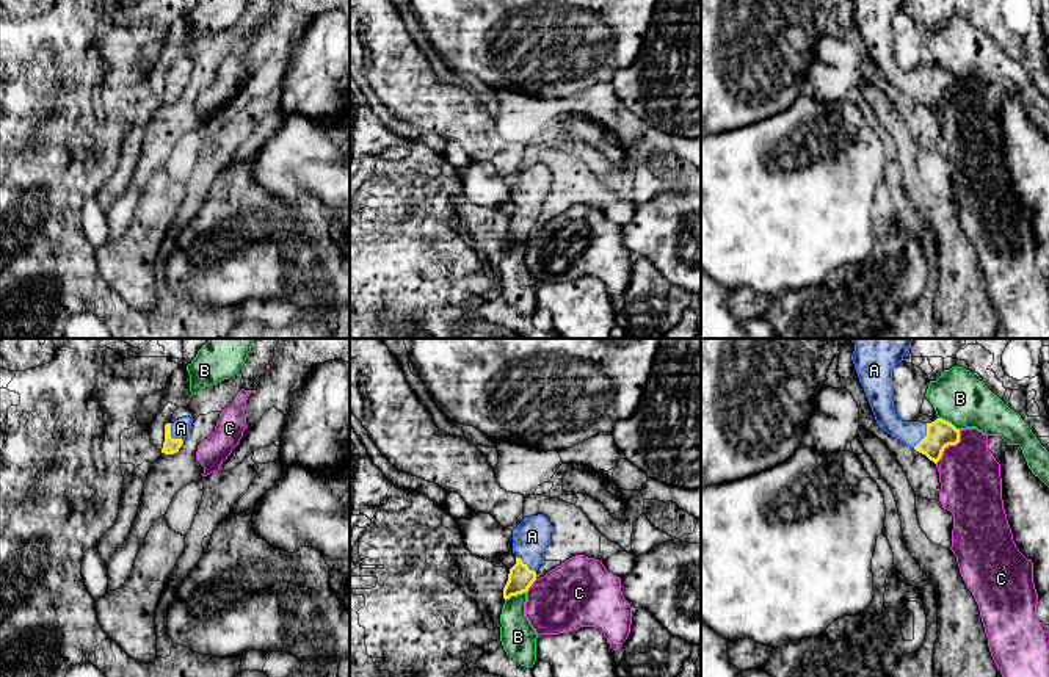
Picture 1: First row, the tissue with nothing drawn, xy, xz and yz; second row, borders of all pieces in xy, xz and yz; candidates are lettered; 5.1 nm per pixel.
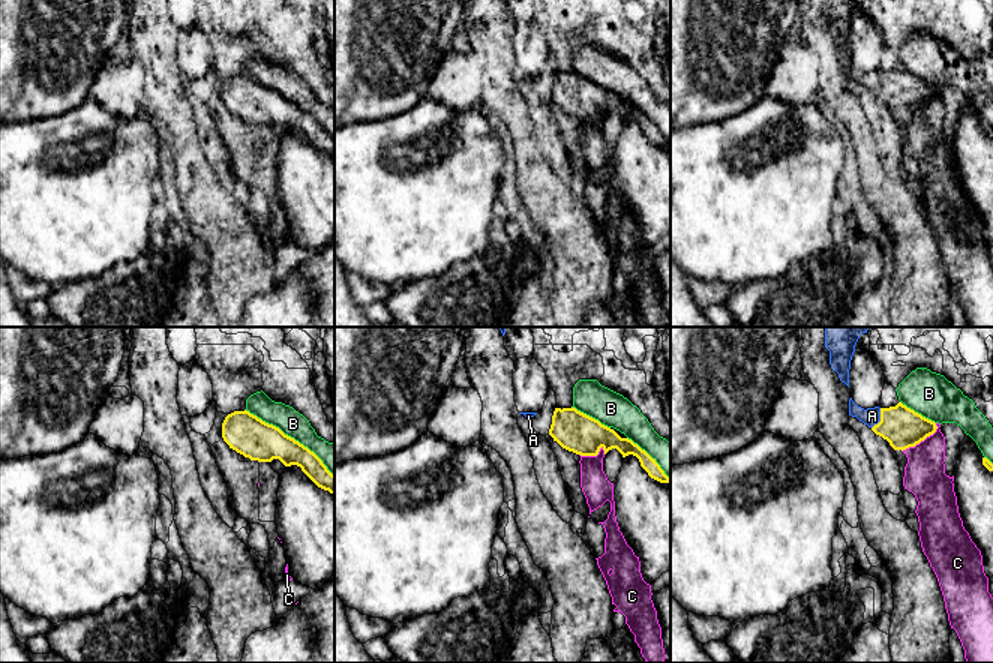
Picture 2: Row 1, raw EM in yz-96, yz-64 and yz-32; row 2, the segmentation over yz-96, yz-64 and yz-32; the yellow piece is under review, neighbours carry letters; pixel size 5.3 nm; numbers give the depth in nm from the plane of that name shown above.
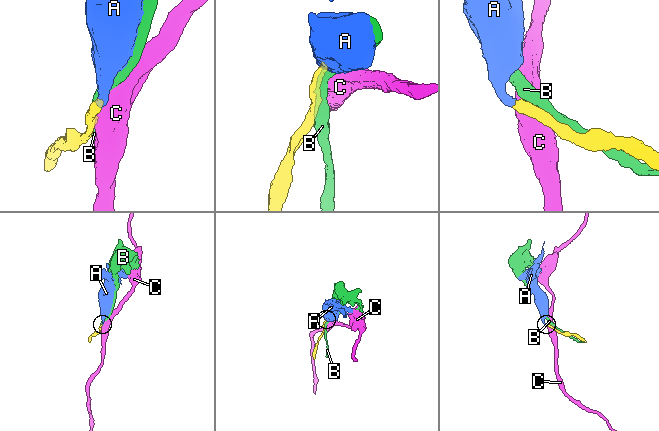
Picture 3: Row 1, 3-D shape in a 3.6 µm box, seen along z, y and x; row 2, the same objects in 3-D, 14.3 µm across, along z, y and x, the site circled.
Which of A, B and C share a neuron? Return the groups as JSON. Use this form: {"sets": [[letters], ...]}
{"sets": [["A"], ["B"], ["C"]]}

